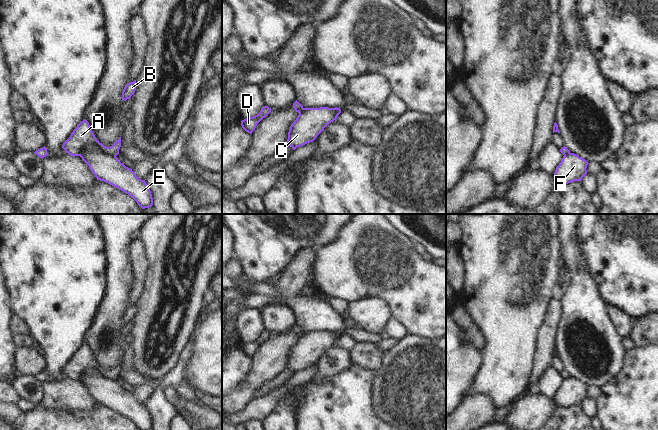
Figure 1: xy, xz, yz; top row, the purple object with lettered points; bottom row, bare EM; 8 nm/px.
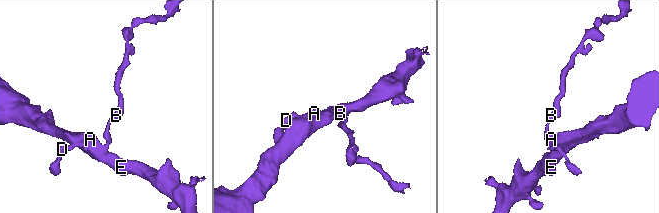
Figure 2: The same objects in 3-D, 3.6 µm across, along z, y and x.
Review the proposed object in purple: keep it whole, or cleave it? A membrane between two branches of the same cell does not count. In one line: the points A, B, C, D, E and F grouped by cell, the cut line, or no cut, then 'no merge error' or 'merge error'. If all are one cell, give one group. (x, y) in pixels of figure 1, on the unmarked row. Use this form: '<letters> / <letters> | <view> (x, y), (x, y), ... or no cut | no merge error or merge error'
A B D / C E F | xy (78, 379), (84, 370), (96, 369), (103, 376), (115, 381) | merge error

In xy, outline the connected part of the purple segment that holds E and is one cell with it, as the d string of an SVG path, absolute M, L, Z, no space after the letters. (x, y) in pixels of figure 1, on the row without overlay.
M95 369L84 370L79 379L97 404L104 405L131 420L139 430L152 430L153 422L145 404L139 403L132 393L101 375Z

